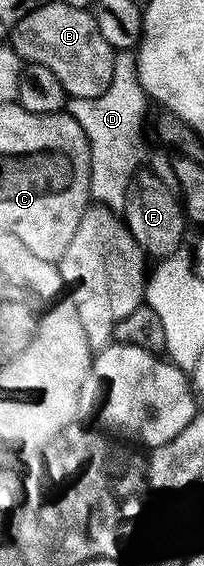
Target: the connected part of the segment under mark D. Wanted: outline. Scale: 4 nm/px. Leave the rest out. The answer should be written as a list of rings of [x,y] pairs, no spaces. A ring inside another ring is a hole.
[[[130,50],[116,52],[114,79],[105,92],[99,96],[68,100],[67,112],[80,123],[90,143],[91,198],[112,211],[126,208],[127,192],[139,169],[139,135],[147,105],[149,98],[137,75],[135,53]]]

